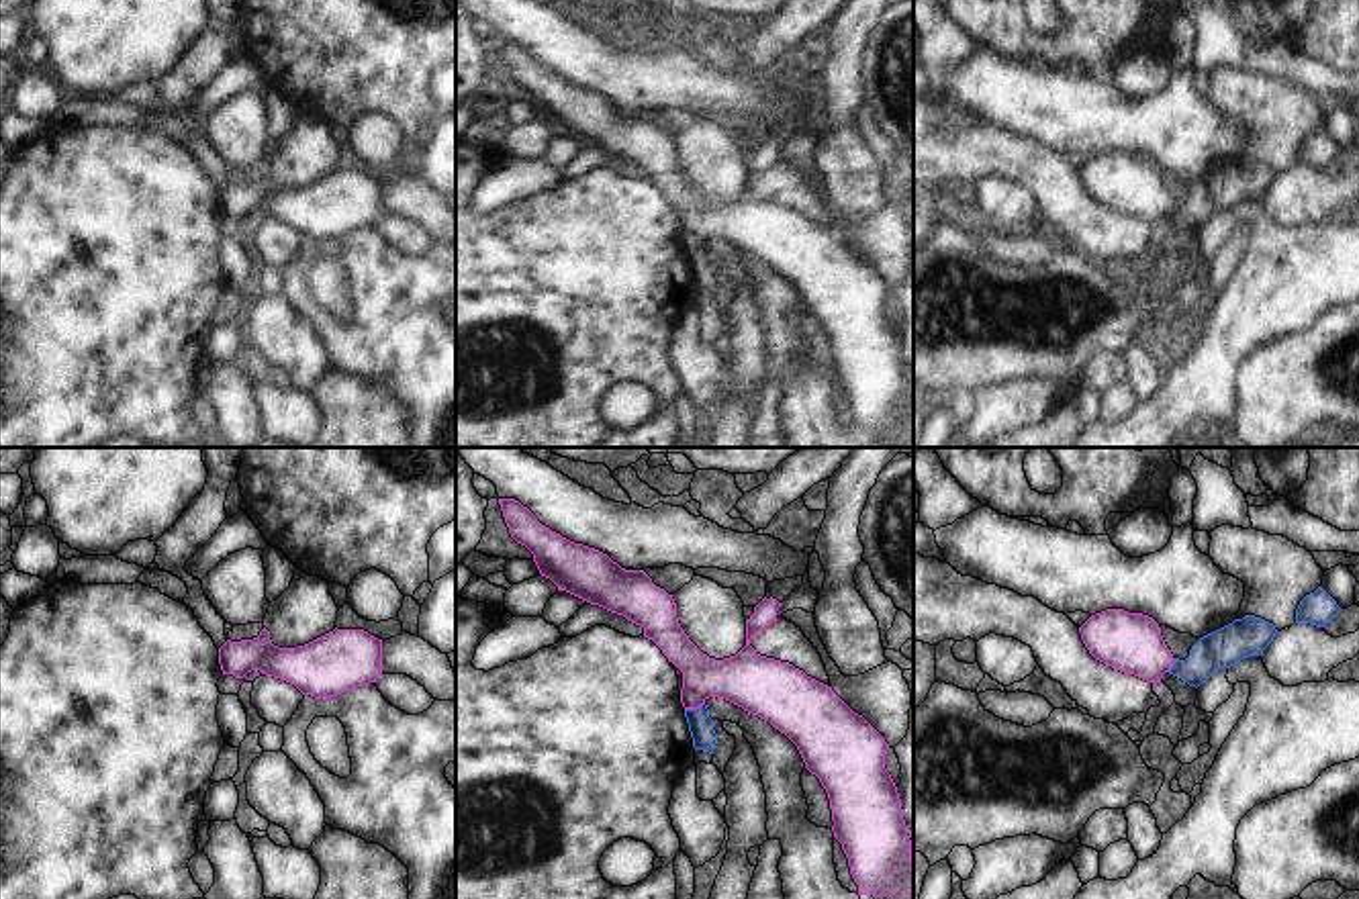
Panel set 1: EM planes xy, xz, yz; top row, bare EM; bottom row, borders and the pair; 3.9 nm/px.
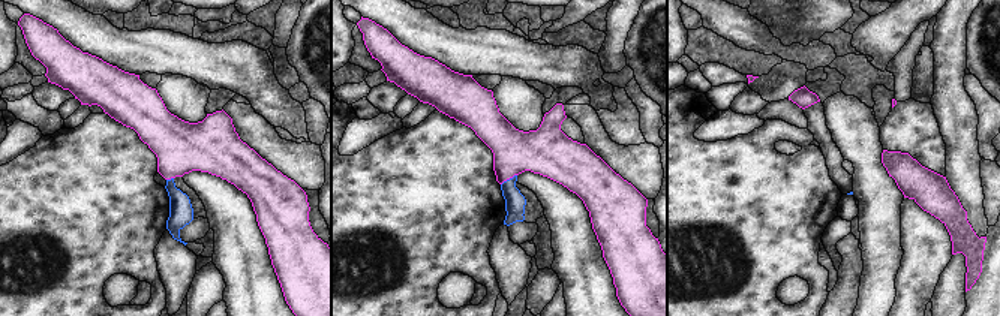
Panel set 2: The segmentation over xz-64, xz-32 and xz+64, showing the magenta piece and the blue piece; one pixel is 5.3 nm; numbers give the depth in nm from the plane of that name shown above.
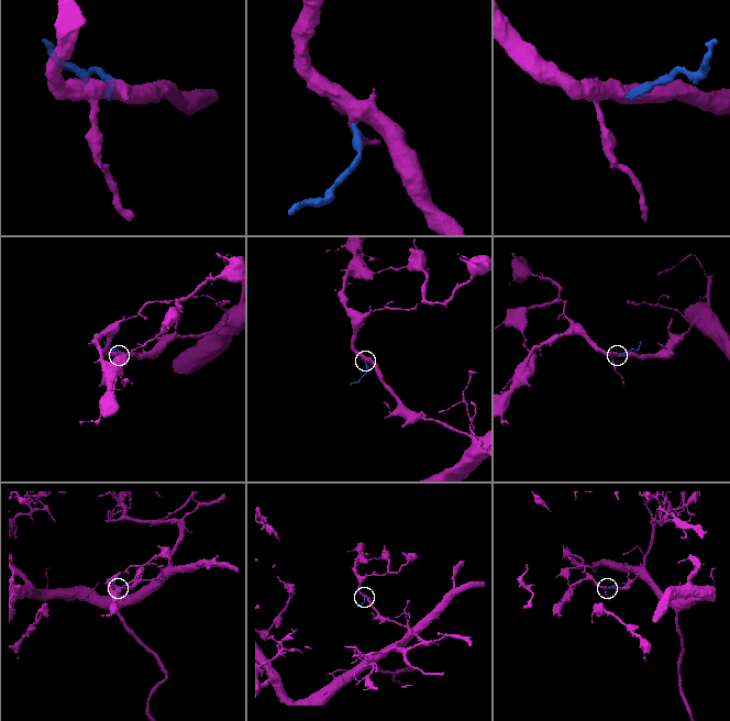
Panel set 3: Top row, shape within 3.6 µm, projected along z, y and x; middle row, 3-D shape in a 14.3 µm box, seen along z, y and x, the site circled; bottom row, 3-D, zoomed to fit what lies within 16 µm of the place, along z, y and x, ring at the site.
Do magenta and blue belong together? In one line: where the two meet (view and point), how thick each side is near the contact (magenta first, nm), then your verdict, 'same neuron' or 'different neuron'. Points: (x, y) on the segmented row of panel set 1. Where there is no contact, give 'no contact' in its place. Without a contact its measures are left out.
xz (693, 707) | 220/100 nm | same neuron

